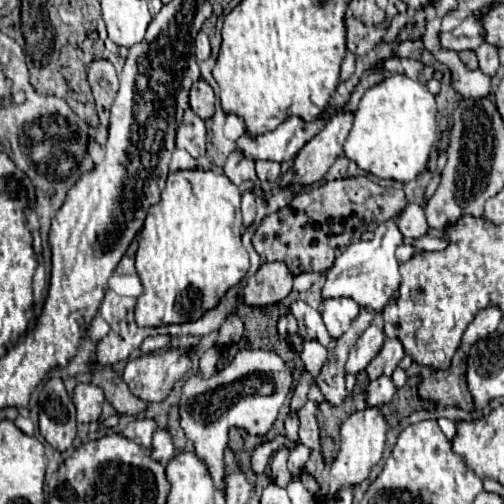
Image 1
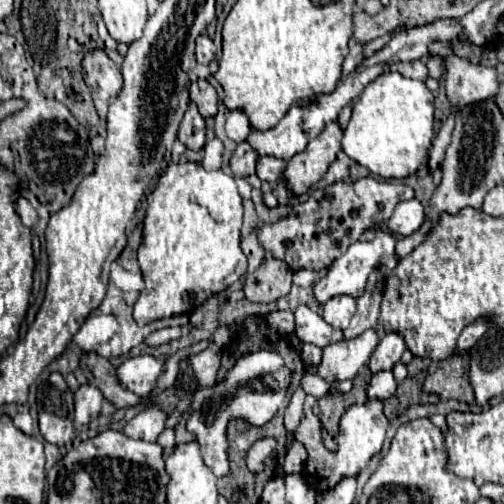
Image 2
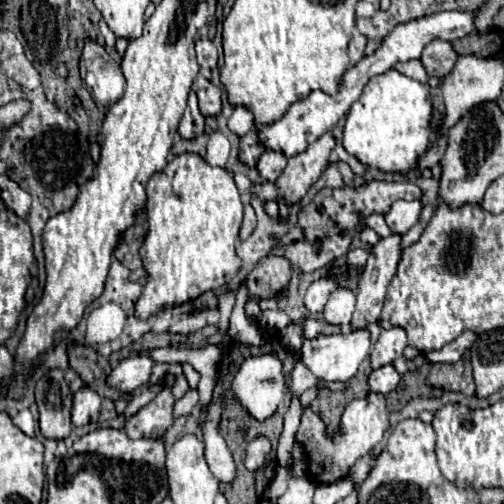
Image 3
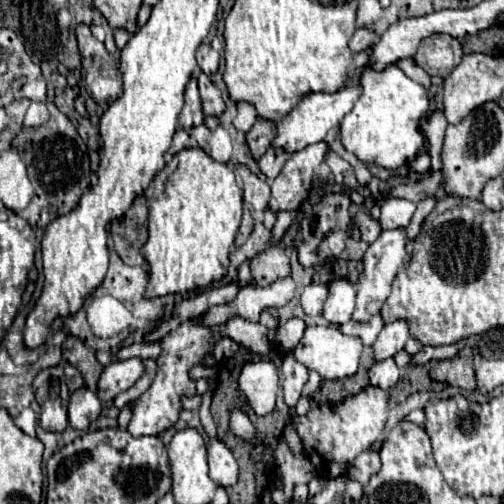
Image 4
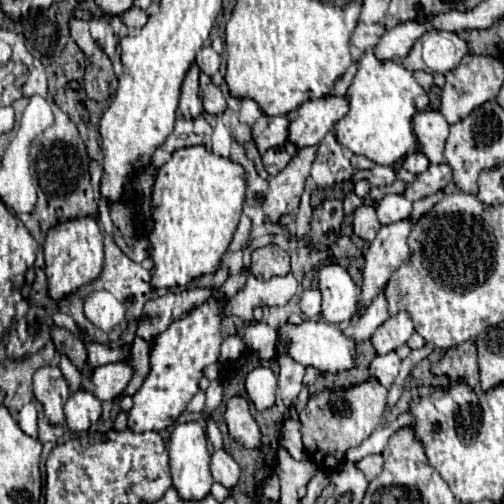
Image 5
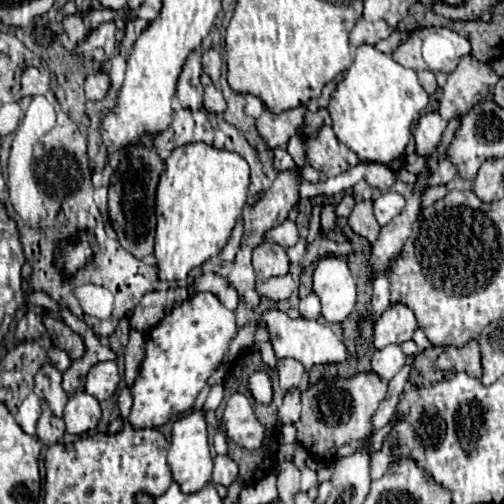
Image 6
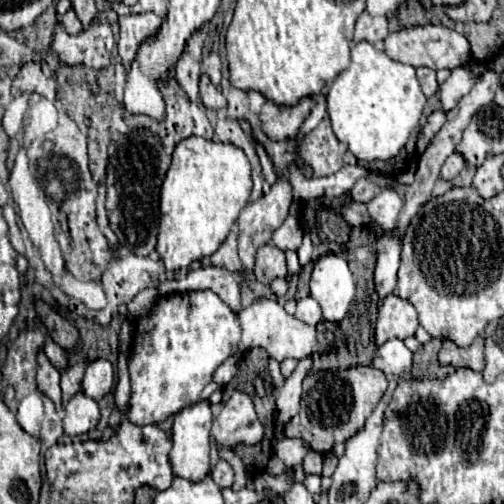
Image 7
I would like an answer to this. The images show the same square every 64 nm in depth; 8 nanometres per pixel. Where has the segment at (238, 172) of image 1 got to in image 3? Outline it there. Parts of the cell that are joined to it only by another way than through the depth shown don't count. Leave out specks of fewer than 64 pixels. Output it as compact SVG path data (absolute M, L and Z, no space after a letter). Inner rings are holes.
M256 130L248 132L244 138L240 138L240 154L238 154L238 160L250 168L256 166L256 160L260 158L260 154L264 152L264 148L258 144L258 138L256 138Z

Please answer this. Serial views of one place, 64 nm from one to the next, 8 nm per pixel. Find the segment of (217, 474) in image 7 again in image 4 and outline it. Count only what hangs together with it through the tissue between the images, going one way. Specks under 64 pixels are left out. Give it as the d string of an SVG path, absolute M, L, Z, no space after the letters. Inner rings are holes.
M210 436L208 440L208 466L210 466L210 478L220 486L234 486L238 480L238 464L234 462L232 452L228 452L226 444Z

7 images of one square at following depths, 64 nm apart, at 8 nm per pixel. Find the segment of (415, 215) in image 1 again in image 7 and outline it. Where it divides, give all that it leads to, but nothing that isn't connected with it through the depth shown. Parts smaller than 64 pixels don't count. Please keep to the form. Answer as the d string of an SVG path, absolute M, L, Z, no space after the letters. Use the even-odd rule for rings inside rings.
M388 188L388 190L382 190L378 196L374 196L368 202L368 212L372 220L382 226L382 230L390 230L394 228L396 216L402 206L404 206L404 200L398 196L398 192Z

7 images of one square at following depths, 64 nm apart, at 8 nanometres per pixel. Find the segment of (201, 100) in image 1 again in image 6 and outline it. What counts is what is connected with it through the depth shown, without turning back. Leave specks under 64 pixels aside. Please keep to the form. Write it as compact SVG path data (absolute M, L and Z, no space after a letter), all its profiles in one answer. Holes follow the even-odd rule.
M202 74L202 86L204 86L204 108L208 112L222 114L226 108L226 100L224 100L222 92L212 84L212 80L206 74Z

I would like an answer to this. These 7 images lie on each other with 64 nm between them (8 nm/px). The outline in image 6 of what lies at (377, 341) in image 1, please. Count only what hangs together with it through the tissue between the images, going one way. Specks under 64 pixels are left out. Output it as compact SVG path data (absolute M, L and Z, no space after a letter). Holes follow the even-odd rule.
M270 310L264 314L264 324L270 330L272 336L272 346L276 352L276 358L294 358L298 362L302 362L302 366L306 370L310 370L312 366L318 364L340 364L348 358L348 350L344 346L342 336L334 334L332 328L328 324L324 324L322 320L292 320L288 318L288 314L280 312L280 310Z

